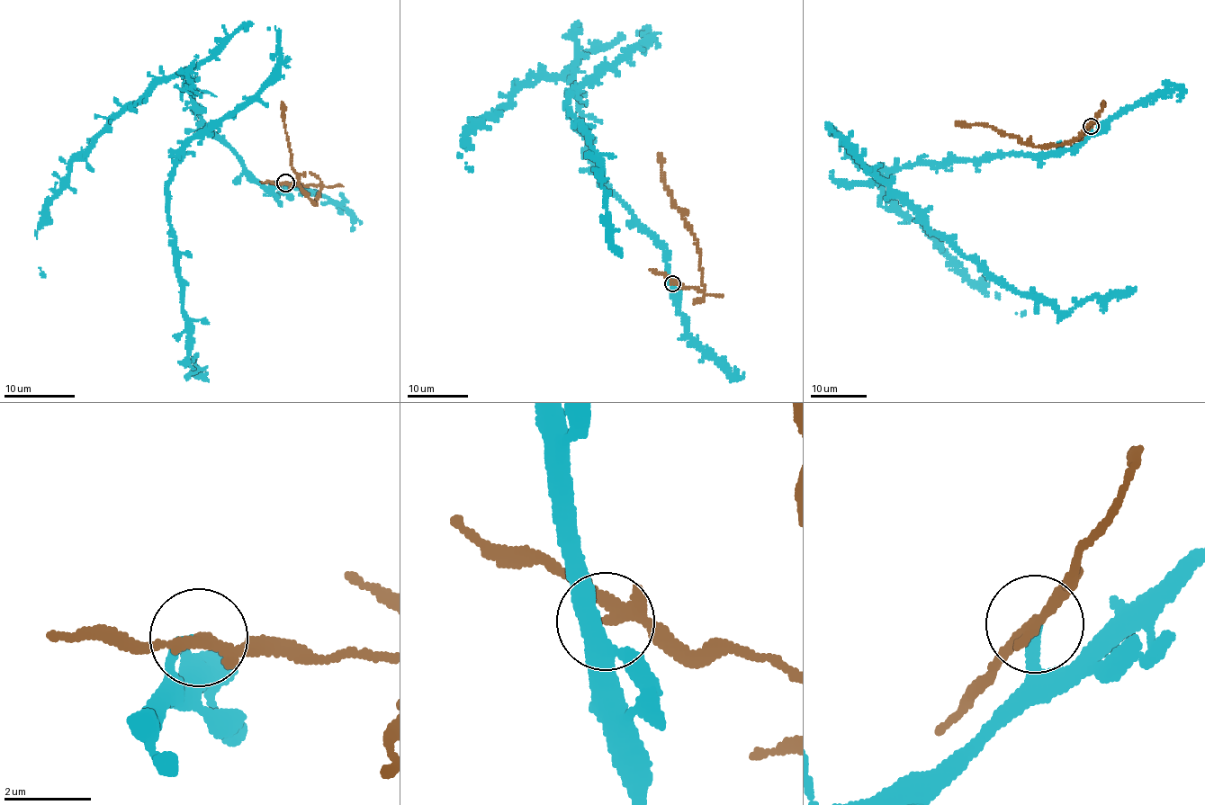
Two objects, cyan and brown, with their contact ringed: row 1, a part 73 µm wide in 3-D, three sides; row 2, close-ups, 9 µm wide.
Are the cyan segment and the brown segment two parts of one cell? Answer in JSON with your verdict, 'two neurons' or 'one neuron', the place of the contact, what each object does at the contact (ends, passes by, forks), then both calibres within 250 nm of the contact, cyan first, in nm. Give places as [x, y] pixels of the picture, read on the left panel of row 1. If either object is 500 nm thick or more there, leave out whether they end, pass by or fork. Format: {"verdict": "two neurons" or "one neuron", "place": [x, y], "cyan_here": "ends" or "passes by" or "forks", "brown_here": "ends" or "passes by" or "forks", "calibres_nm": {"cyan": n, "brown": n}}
{"verdict": "two neurons", "place": [285, 183], "cyan_here": "ends", "brown_here": "passes by", "calibres_nm": {"cyan": 240, "brown": 240}}

